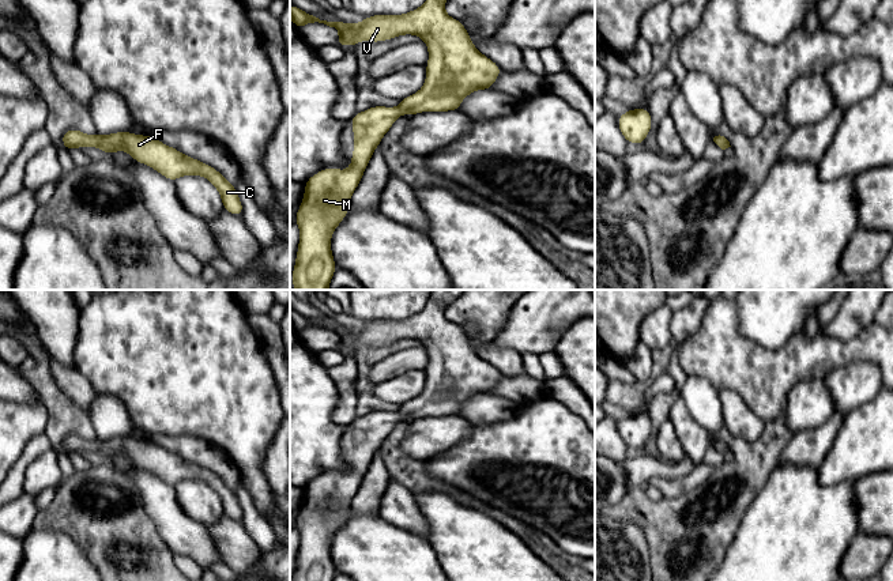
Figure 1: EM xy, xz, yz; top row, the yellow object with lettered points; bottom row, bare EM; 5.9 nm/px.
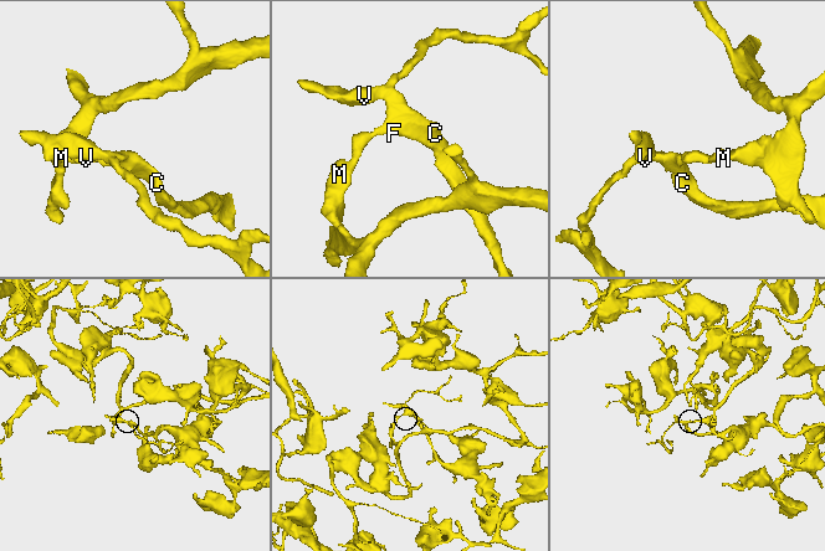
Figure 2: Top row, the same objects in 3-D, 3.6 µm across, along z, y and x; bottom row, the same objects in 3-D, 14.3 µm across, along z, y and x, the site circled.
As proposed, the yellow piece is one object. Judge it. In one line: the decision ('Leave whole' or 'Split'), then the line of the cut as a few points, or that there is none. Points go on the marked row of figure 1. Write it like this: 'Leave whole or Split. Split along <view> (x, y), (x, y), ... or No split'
Leave whole. No split

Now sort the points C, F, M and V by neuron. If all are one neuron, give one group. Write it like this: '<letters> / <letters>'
C F M V

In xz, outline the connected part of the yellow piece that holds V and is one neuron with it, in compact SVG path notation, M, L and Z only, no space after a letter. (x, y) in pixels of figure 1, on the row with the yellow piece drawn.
M426 0L419 8L403 15L372 15L361 23L327 22L290 5L290 19L302 29L308 23L324 23L339 30L340 35L335 45L344 44L355 48L363 41L381 42L404 34L421 37L429 50L426 64L426 80L423 87L410 97L400 99L397 107L373 106L365 112L355 113L351 121L354 132L354 151L351 166L344 171L338 167L327 167L313 174L304 185L305 193L297 211L294 223L301 230L295 267L291 272L295 290L328 290L331 279L338 269L331 252L331 235L346 218L350 199L357 189L365 169L378 147L383 136L391 129L395 120L402 114L417 114L422 112L460 110L461 101L475 90L491 90L491 84L501 73L501 68L489 57L483 56L471 41L464 24L446 15L444 7L446 0Z

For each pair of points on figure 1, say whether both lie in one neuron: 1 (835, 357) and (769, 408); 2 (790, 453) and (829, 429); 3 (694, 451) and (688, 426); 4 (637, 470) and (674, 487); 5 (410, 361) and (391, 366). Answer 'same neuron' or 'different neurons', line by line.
1: same neuron
2: same neuron
3: same neuron
4: different neurons
5: same neuron

